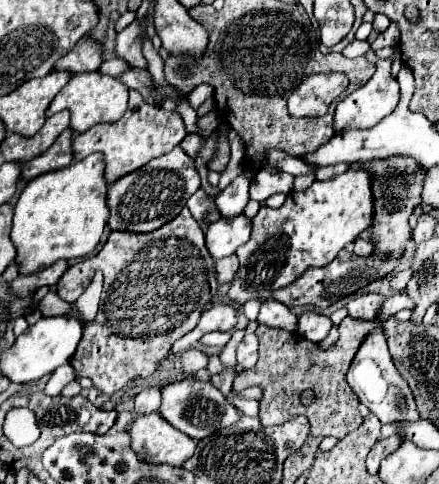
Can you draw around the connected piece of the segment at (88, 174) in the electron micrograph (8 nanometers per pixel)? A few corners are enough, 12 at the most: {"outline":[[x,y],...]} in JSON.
{"outline":[[103,154],[33,178],[15,204],[21,274],[91,254]]}

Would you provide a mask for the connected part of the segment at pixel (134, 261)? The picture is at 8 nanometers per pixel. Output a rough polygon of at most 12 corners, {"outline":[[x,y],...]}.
{"outline":[[185,206],[147,234],[111,232],[69,266],[97,270],[99,314],[71,366],[109,396],[149,378],[215,296]]}

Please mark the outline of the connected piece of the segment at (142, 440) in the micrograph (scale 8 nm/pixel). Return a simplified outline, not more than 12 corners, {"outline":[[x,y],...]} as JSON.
{"outline":[[159,412],[135,418],[131,448],[147,462],[183,466],[195,442]]}

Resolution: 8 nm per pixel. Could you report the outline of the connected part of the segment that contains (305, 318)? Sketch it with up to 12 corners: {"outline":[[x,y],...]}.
{"outline":[[303,312],[297,332],[311,342],[321,342],[333,322],[329,316]]}

